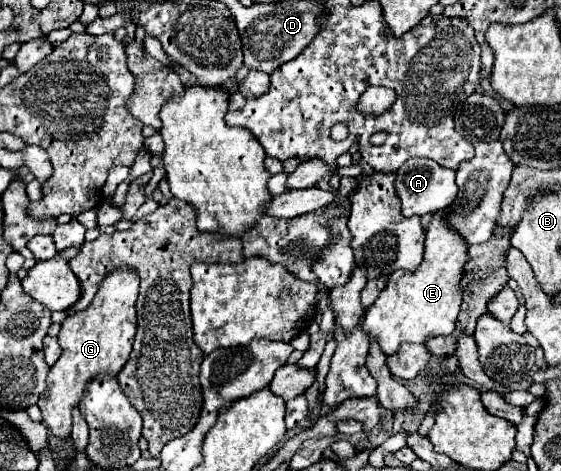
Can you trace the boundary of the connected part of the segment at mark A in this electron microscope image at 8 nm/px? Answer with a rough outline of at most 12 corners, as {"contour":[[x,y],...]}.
{"contour":[[409,159],[395,187],[405,217],[437,213],[459,191],[455,171]]}

